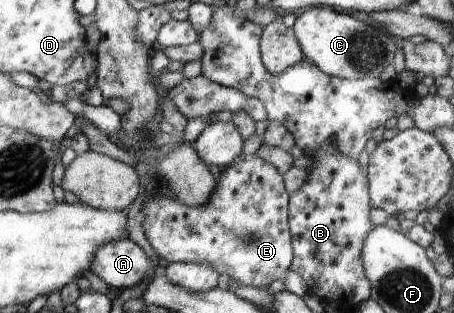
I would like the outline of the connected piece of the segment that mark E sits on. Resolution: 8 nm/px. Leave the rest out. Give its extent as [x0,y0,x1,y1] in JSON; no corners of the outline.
[138,155,295,288]

